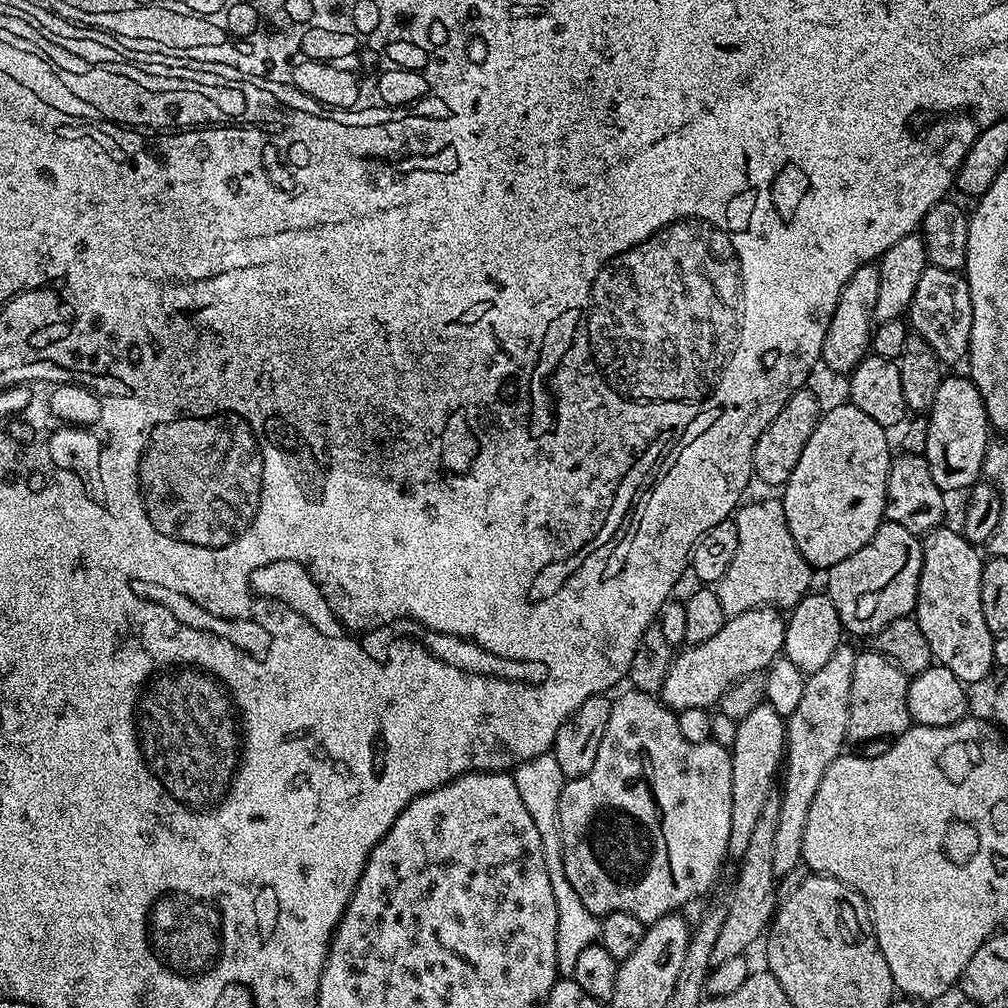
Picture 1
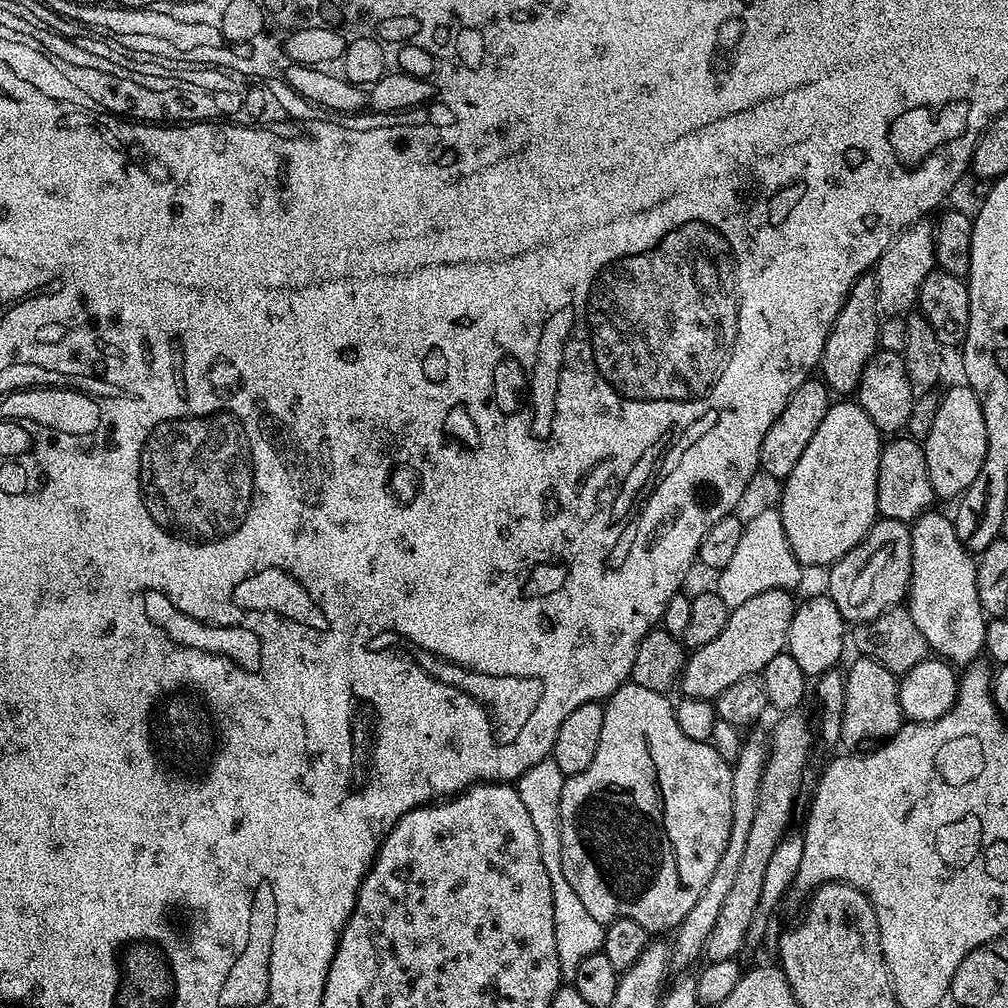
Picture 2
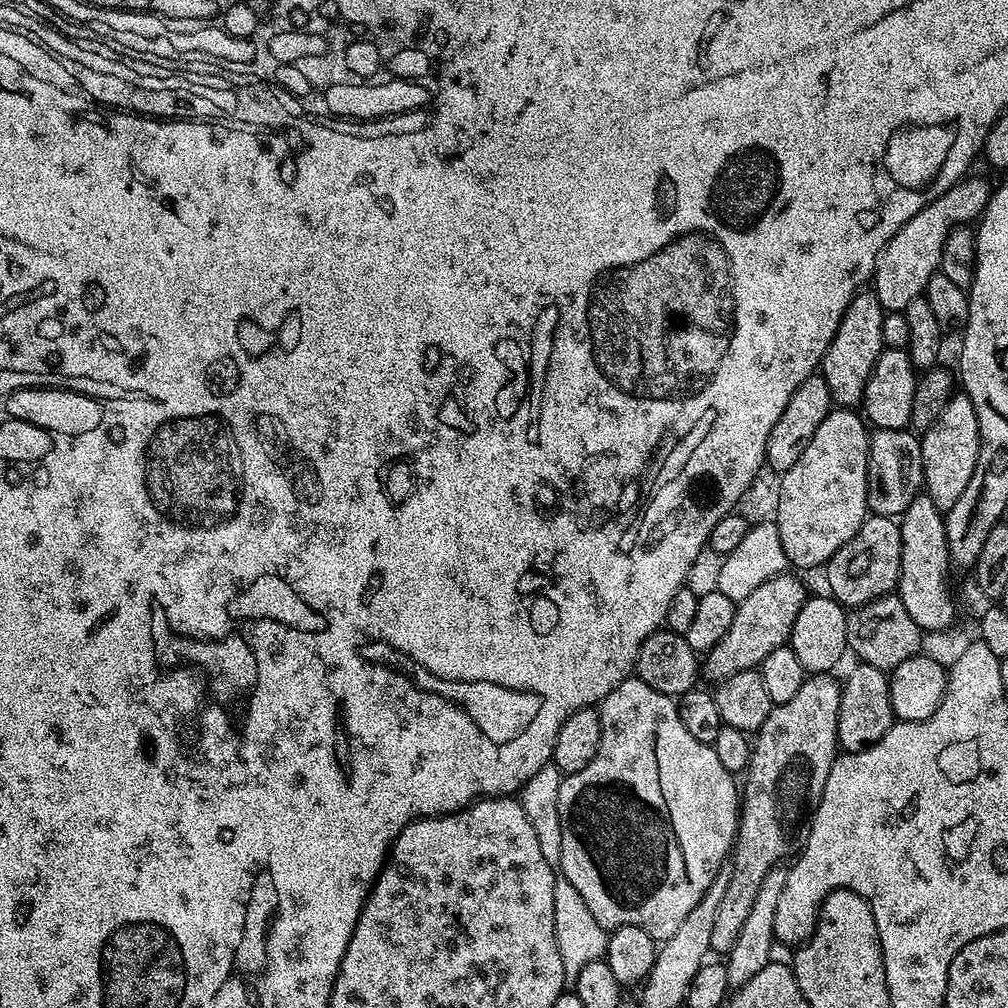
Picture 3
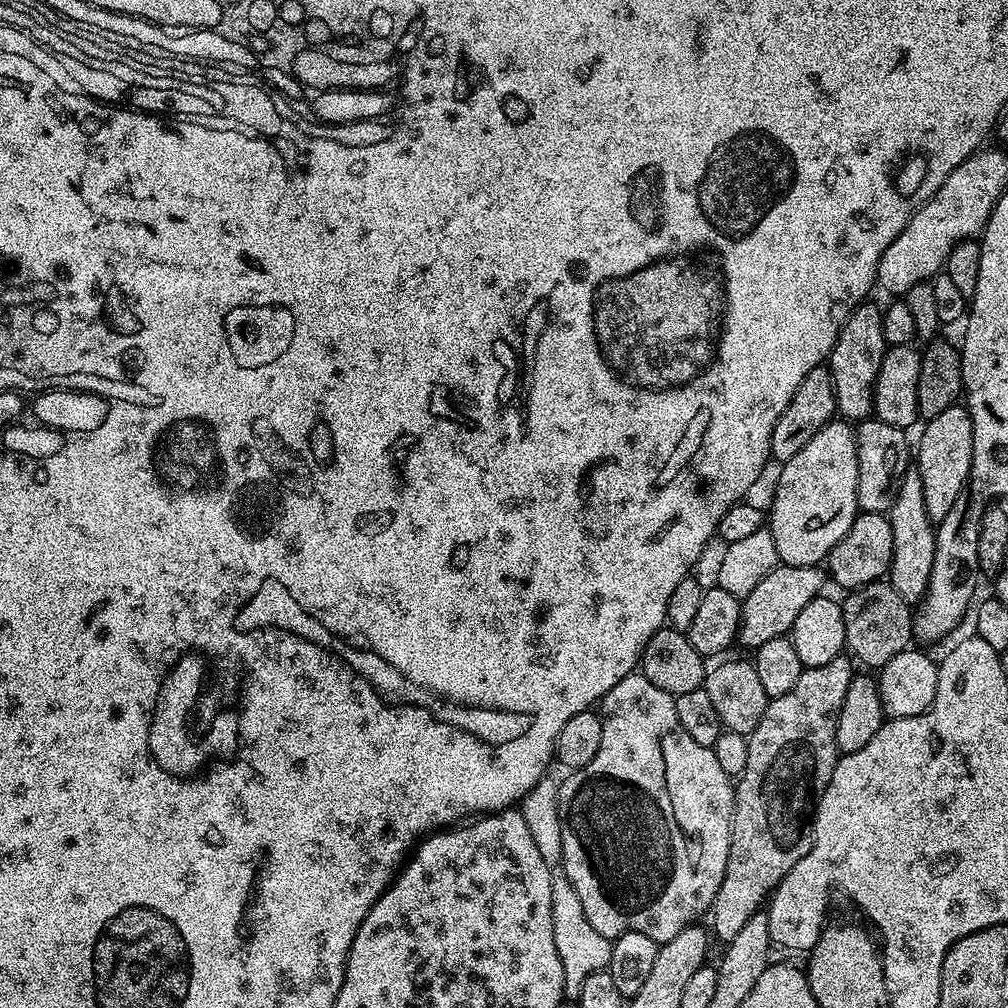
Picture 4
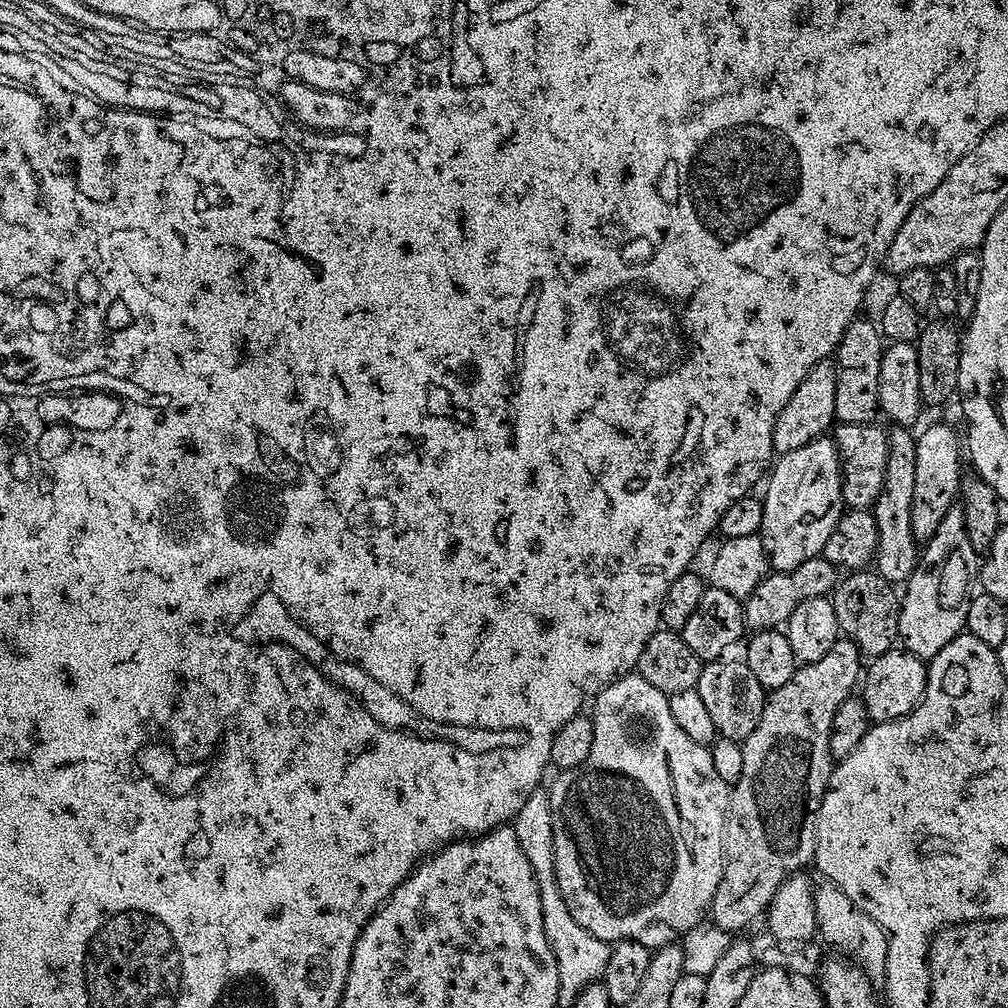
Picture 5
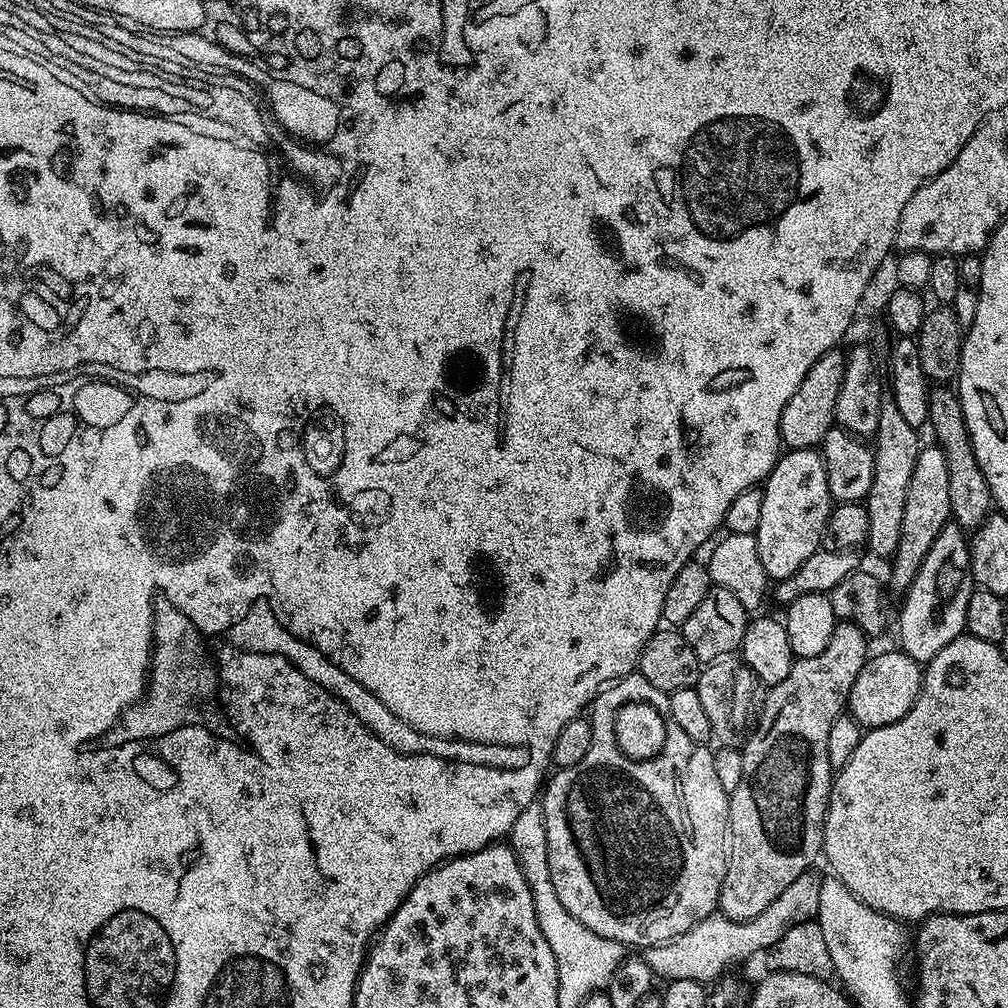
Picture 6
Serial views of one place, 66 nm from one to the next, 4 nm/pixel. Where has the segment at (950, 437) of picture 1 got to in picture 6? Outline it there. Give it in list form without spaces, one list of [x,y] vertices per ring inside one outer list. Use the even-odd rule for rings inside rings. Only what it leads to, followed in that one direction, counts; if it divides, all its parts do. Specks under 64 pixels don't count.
[[[939,446],[921,447],[918,462],[914,462],[914,474],[910,478],[910,490],[906,490],[906,514],[902,514],[902,534],[898,538],[896,553],[891,556],[892,584],[906,590],[914,582],[934,538],[942,526],[950,523],[950,477],[946,474],[946,454]]]

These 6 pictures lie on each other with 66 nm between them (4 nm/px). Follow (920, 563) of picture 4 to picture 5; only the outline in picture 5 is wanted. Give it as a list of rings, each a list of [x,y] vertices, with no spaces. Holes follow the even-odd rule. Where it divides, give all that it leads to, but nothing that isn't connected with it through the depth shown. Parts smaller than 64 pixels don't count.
[[[893,427],[888,432],[886,478],[882,486],[882,494],[878,494],[874,505],[878,526],[878,546],[874,568],[882,578],[886,578],[894,586],[903,585],[911,578],[918,559],[918,541],[910,526],[910,504],[914,502],[915,457],[916,436],[909,429]]]

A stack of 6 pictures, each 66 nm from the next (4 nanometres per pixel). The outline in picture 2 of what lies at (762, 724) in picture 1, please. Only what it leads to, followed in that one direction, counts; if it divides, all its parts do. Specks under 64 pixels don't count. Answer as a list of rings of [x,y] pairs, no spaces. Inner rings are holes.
[[[752,736],[740,745],[738,758],[732,764],[732,781],[730,782],[730,838],[726,842],[726,850],[722,850],[722,858],[718,858],[718,867],[714,875],[702,890],[698,902],[690,909],[690,914],[682,918],[682,922],[674,930],[670,940],[670,964],[673,969],[684,970],[687,964],[704,956],[706,938],[714,930],[714,922],[718,922],[718,914],[727,897],[728,891],[734,887],[739,868],[742,867],[742,854],[746,850],[746,841],[750,838],[750,822],[754,822],[754,813],[758,810],[758,794],[762,786],[762,774],[768,761],[769,741],[760,736]]]

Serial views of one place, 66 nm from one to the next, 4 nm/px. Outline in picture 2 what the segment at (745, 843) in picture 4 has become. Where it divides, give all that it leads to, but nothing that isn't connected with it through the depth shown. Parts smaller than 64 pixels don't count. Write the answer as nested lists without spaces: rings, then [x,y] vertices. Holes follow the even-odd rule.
[[[784,714],[779,717],[776,729],[770,735],[770,747],[768,749],[768,761],[766,770],[762,774],[762,786],[758,794],[758,810],[754,813],[754,822],[750,822],[750,838],[746,841],[746,850],[742,854],[742,867],[738,870],[734,887],[728,891],[722,911],[718,914],[718,922],[714,922],[714,930],[710,938],[706,938],[704,956],[711,962],[737,959],[740,951],[748,944],[748,931],[752,925],[752,919],[756,913],[756,907],[762,894],[762,878],[766,875],[766,862],[770,862],[770,854],[774,854],[774,848],[778,842],[793,827],[792,811],[796,808],[796,799],[804,788],[804,775],[808,772],[808,759],[812,756],[812,736],[814,740],[814,728],[800,717],[800,714]]]

